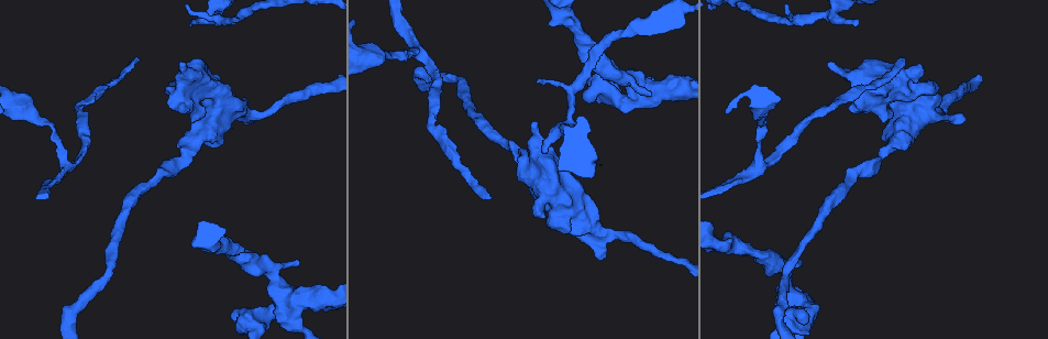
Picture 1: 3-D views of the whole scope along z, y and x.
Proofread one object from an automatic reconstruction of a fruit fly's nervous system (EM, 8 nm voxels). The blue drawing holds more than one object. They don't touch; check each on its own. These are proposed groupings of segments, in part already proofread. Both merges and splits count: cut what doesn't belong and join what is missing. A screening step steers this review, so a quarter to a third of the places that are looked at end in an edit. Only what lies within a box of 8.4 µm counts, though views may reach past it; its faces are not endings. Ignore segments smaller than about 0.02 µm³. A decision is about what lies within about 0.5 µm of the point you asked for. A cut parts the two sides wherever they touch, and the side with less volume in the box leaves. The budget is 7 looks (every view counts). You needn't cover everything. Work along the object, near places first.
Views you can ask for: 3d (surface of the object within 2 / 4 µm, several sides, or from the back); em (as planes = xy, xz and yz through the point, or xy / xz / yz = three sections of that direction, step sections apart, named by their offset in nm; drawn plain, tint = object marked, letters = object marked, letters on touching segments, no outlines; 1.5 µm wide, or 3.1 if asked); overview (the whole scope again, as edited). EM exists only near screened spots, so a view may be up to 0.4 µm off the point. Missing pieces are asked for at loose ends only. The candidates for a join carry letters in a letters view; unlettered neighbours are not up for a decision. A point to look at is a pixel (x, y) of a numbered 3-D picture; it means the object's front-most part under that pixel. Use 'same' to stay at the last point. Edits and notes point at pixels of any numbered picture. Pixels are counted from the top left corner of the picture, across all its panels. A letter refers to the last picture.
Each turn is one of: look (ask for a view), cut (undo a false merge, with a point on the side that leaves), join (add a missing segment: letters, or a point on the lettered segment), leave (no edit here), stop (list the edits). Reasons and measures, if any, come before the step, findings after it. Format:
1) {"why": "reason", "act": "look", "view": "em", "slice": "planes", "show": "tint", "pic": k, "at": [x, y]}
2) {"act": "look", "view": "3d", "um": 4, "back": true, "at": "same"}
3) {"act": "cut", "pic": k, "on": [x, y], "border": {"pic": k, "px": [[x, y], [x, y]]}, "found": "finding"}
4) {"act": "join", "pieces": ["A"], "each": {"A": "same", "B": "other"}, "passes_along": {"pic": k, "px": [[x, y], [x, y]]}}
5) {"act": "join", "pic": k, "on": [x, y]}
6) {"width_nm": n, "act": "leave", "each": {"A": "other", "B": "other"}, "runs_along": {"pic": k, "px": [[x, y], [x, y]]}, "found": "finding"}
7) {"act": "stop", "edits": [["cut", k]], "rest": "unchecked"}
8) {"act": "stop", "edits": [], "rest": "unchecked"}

{"why": "thick turns thin", "act": "look", "view": "em", "slice": "xz", "step": 4, "show": "letters", "pic": 1, "at": [886, 151]}

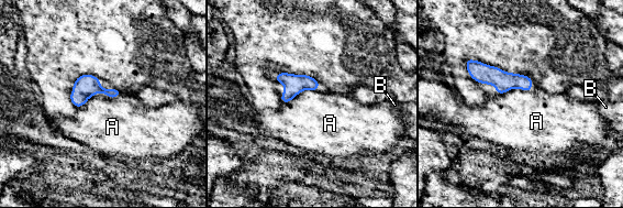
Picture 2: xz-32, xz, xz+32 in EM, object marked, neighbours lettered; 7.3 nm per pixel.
{"act": "leave", "each": {"A": "other", "B": "other"}, "border": {"pic": 2, "px": [[121, 92], [96, 92], [76, 107]]}, "found": "continuous, no second neuron"}

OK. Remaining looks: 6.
{"why": "branch stops here", "act": "look", "view": "3d", "um": 2, "pic": 1, "at": [543, 152]}

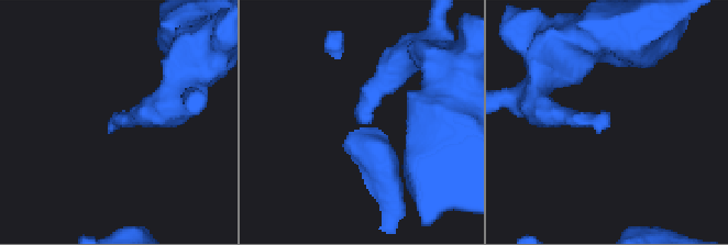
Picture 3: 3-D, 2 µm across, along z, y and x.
{"why": "now the EM", "act": "look", "view": "em", "slice": "yz", "step": 8, "show": "tint", "pic": 3, "at": [608, 115]}

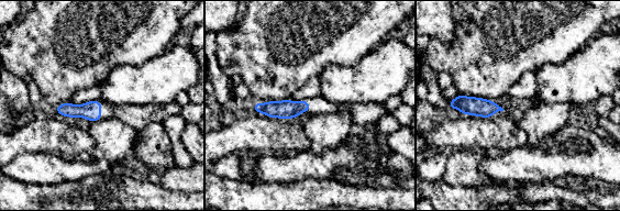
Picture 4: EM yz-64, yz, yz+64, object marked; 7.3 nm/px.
{"act": "look", "view": "em", "slice": "planes", "show": "letters", "at": "same"}

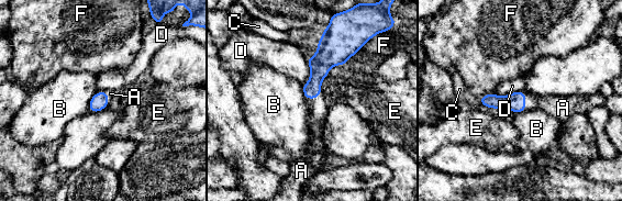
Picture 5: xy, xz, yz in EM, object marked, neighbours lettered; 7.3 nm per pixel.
{"act": "join", "pieces": ["A"], "each": {"A": "same", "B": "other", "C": "other", "D": "other", "E": "other", "F": "other"}, "passes_along": {"pic": 5, "px": [[99, 101], [108, 97], [110, 93]]}, "found": "it goes on there"}

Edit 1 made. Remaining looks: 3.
{"act": "stop", "edits": [["join", 5]], "rest": "unchecked"}

